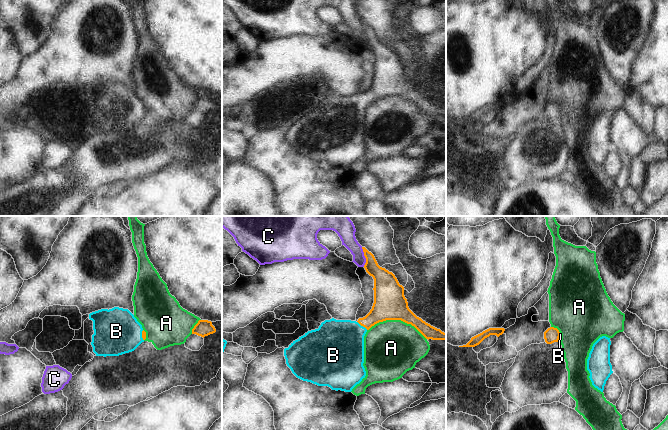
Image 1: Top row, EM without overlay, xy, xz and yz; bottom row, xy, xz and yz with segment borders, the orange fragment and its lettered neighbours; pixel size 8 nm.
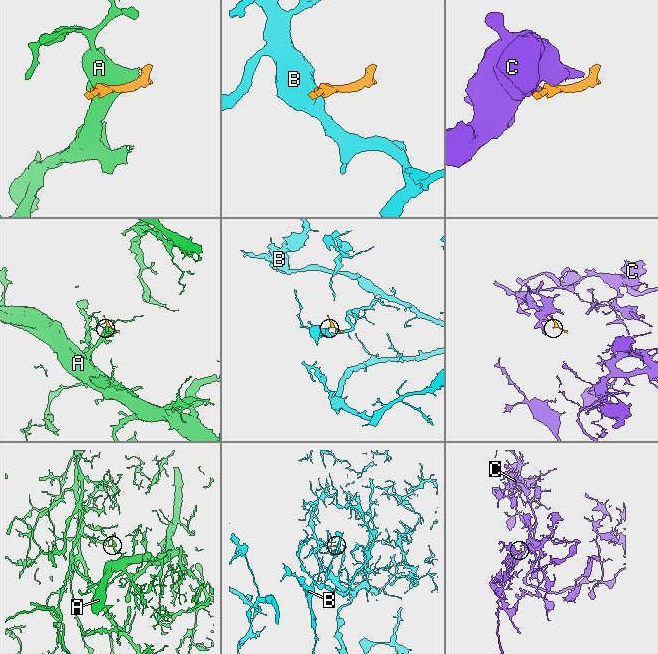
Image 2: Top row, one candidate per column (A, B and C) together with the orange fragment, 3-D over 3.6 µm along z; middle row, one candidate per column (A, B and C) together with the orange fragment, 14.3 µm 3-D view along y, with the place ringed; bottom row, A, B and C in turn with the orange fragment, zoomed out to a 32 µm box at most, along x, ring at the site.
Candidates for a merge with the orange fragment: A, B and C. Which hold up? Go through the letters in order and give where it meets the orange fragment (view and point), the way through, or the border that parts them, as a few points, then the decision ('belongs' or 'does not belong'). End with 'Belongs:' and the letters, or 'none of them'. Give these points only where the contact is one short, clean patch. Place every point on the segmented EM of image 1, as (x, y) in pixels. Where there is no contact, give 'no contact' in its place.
A: xz (397, 319) | does not belong
B: xz (362, 325) | across xz (386, 306), (362, 325), (338, 345) | belongs
C: xz (365, 257) | along xz (361, 247), (365, 258), (364, 266) | does not belong
Belongs: B

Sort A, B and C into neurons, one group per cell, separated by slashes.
A / B / C

